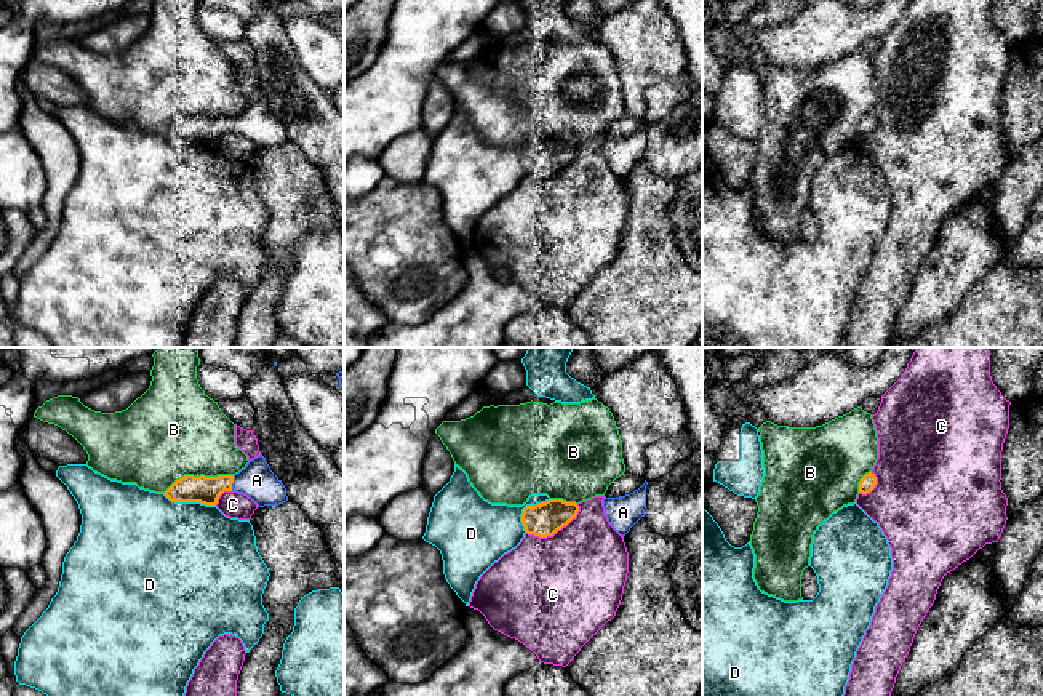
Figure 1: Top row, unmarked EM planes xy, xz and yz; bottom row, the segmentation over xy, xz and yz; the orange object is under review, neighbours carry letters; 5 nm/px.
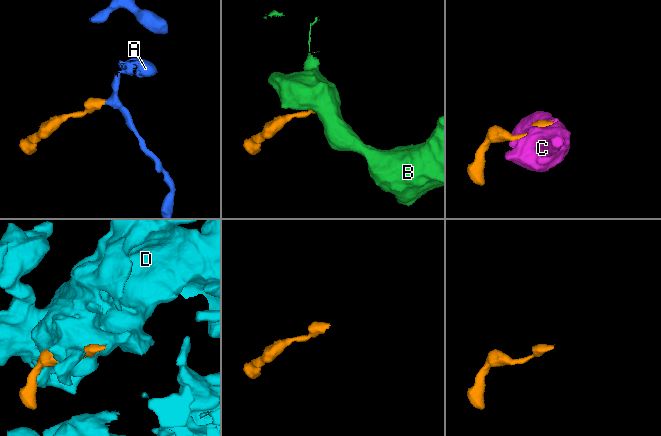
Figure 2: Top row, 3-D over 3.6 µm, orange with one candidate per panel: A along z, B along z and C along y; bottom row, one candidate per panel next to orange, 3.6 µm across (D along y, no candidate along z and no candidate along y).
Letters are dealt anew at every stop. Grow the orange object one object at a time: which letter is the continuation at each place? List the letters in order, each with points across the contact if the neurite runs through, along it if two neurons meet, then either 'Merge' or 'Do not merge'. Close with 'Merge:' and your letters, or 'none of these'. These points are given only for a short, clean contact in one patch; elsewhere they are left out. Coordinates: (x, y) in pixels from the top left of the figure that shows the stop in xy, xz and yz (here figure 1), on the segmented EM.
A: Path across: xy (205, 490), (232, 482), (256, 480). Merge
B: Do not merge
C: Do not merge
D: Do not merge
Merge: A

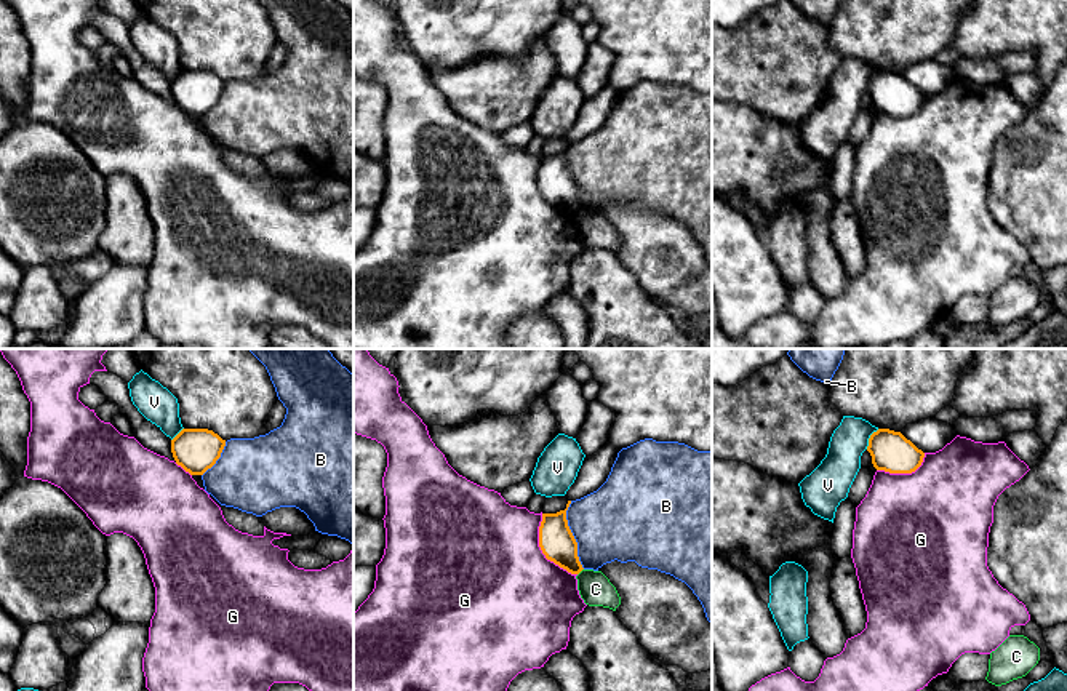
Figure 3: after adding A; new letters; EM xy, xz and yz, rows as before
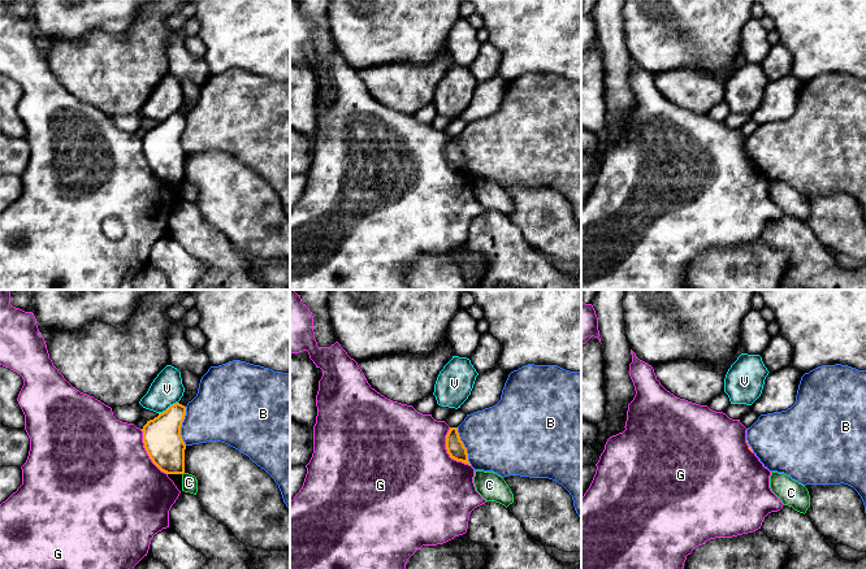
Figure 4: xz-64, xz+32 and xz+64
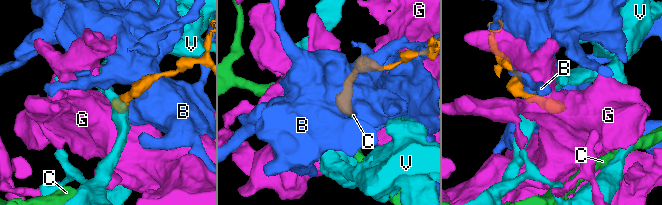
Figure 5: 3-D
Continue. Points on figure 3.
B: Do not merge
C: Boundary: xz (583, 568), (578, 575). Do not merge
G: Boundary: xz (541, 514), (541, 552), (576, 575). Do not merge
V: Boundary: yz (879, 429), (871, 435), (866, 448). Do not merge
Merge: none of these

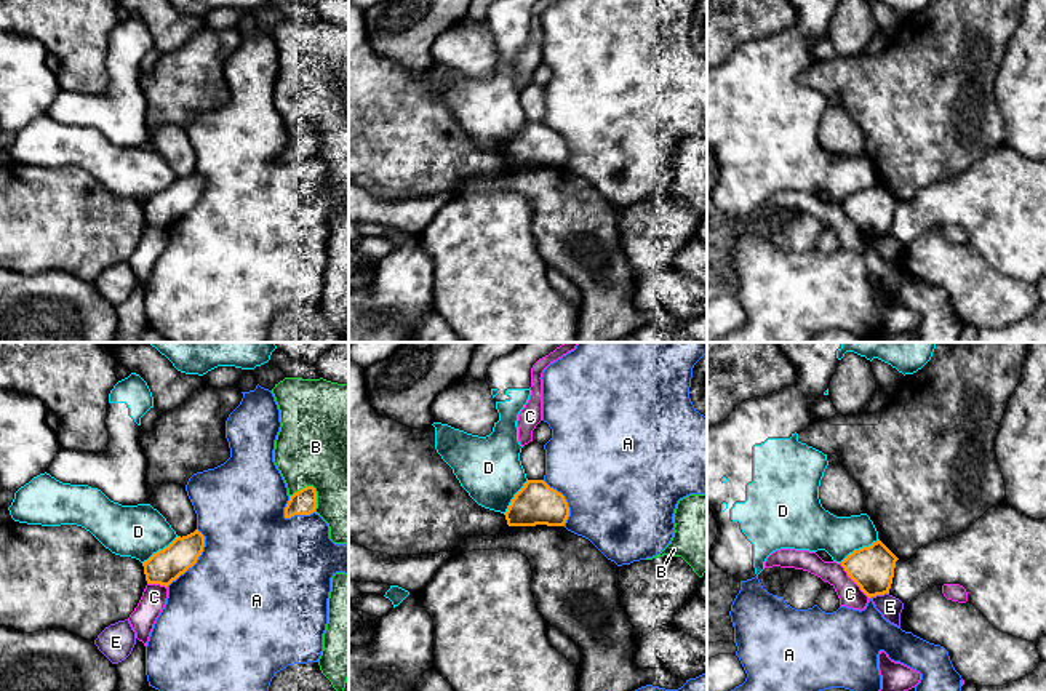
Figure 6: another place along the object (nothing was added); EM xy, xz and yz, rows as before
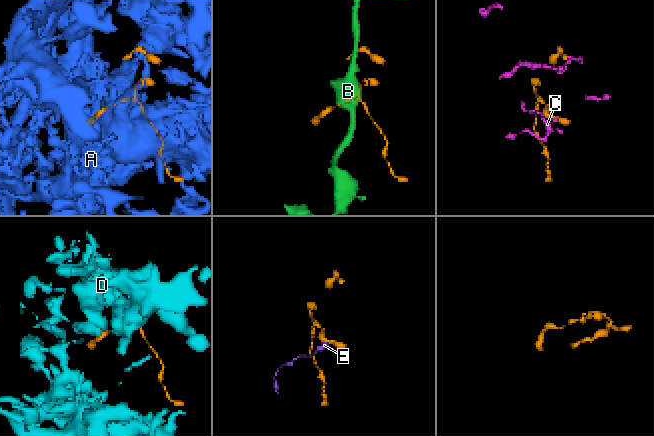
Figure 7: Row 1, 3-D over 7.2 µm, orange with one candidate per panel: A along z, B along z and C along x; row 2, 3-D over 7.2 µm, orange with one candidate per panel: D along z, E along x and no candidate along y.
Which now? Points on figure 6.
A: Do not merge
B: Do not merge
C: Do not merge
D: Boundary: yz (878, 539), (854, 549), (840, 562). Do not merge
E: Boundary: yz (888, 592), (870, 597). Do not merge
Merge: none of these

